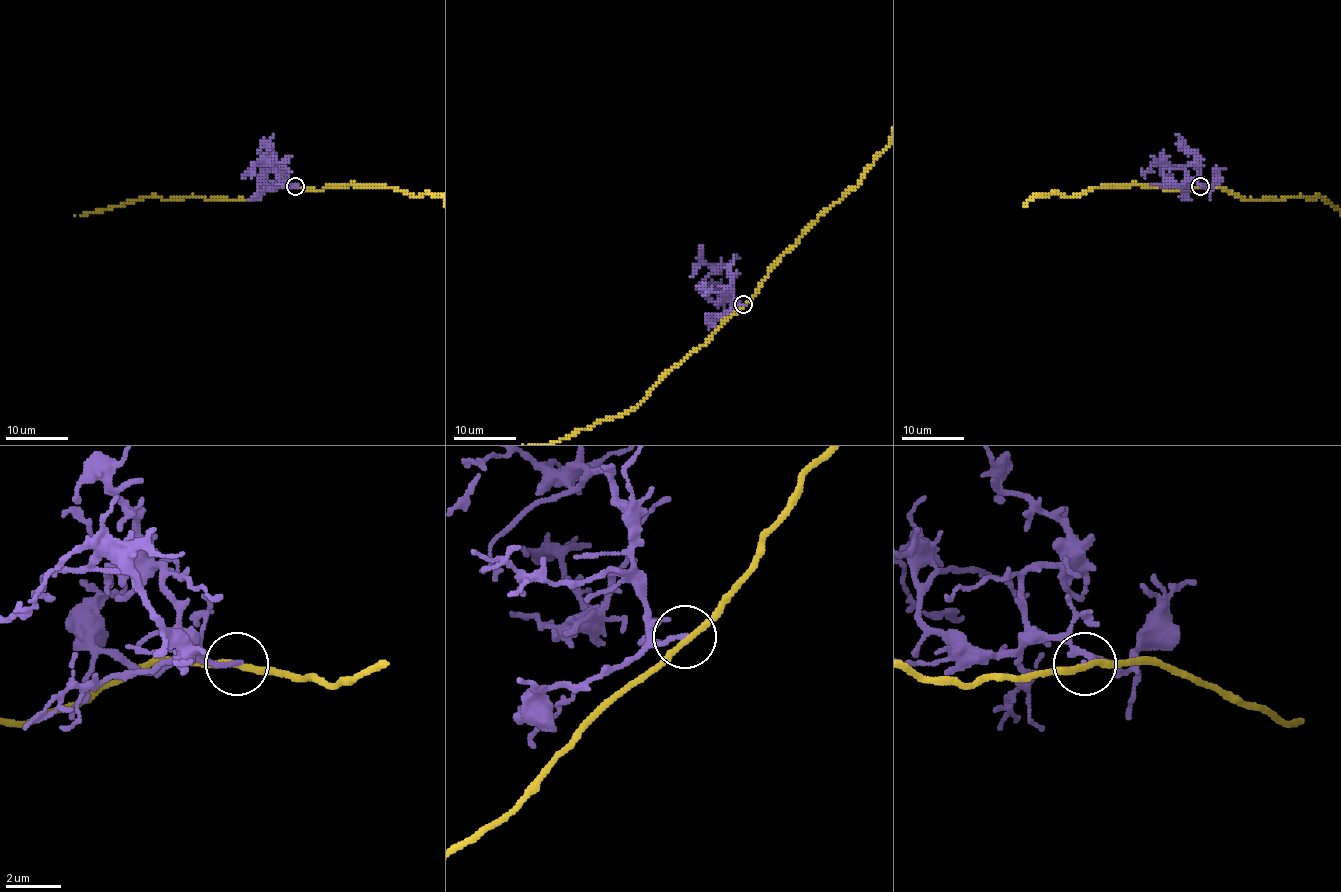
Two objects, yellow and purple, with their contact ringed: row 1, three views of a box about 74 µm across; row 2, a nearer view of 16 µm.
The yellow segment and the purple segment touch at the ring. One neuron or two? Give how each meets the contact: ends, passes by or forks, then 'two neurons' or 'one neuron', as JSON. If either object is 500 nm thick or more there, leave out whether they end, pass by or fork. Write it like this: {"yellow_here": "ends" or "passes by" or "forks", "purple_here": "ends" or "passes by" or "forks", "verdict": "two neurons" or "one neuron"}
{"yellow_here": "passes by", "purple_here": "ends", "verdict": "two neurons"}

